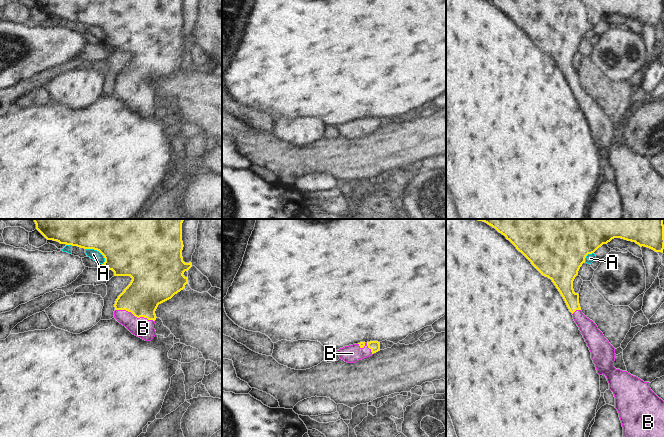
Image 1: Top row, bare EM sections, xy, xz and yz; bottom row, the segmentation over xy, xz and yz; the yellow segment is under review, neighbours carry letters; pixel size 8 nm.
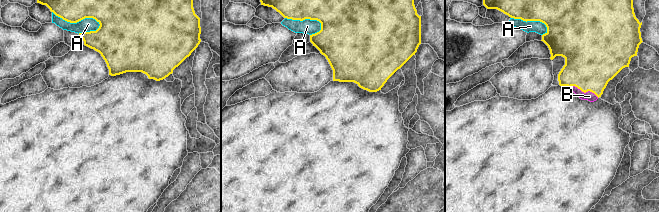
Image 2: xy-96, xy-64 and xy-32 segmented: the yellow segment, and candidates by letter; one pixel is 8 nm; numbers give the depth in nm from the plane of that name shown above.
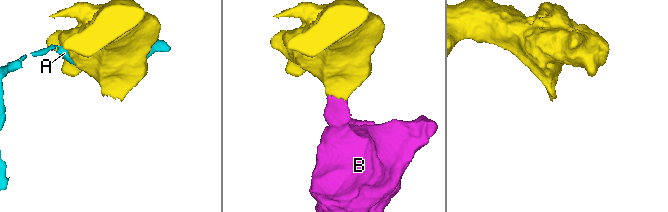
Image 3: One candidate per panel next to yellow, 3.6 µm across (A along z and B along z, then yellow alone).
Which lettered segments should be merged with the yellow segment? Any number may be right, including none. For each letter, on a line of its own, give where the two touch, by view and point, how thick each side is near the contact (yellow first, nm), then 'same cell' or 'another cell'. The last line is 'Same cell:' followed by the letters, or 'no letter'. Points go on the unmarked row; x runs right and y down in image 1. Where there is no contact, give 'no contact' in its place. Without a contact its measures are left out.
A: xy (98, 26) | 420/80 nm | another cell
B: xy (135, 92) | 300/160 nm | same cell
Same cell: B

